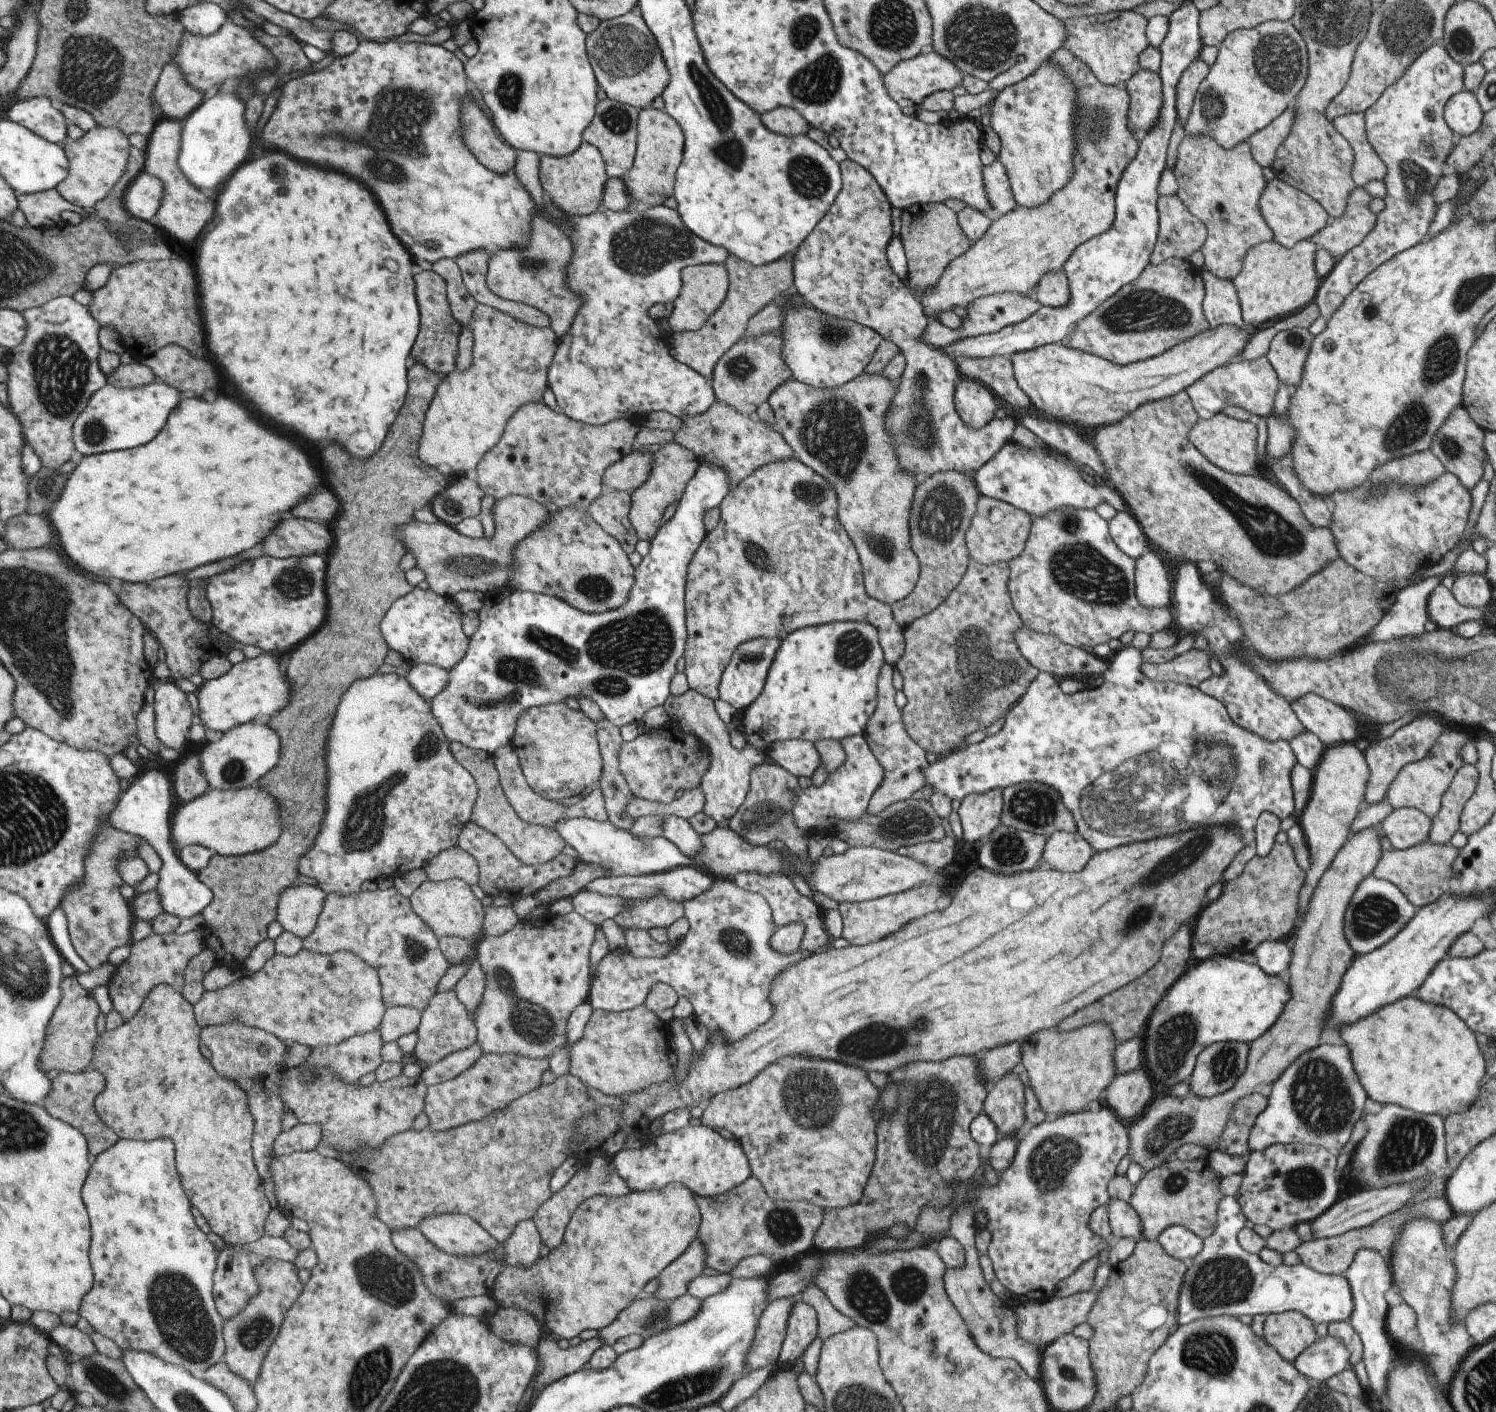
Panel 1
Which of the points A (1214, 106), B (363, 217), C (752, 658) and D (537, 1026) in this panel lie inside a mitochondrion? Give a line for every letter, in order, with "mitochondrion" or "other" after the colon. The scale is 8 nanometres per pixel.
A: mitochondrion
B: other
C: mitochondrion
D: mitochondrion

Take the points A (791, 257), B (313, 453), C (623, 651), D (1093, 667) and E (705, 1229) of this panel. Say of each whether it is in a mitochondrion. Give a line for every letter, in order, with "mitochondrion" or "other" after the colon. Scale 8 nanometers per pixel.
A: other
B: other
C: mitochondrion
D: other
E: other

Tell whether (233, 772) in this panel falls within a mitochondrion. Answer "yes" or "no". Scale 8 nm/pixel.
yes

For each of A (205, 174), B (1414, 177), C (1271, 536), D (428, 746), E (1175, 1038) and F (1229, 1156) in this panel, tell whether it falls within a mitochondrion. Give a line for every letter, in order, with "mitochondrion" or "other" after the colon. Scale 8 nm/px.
A: other
B: mitochondrion
C: mitochondrion
D: mitochondrion
E: mitochondrion
F: other

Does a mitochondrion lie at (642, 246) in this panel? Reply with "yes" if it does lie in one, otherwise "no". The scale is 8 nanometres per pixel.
yes

